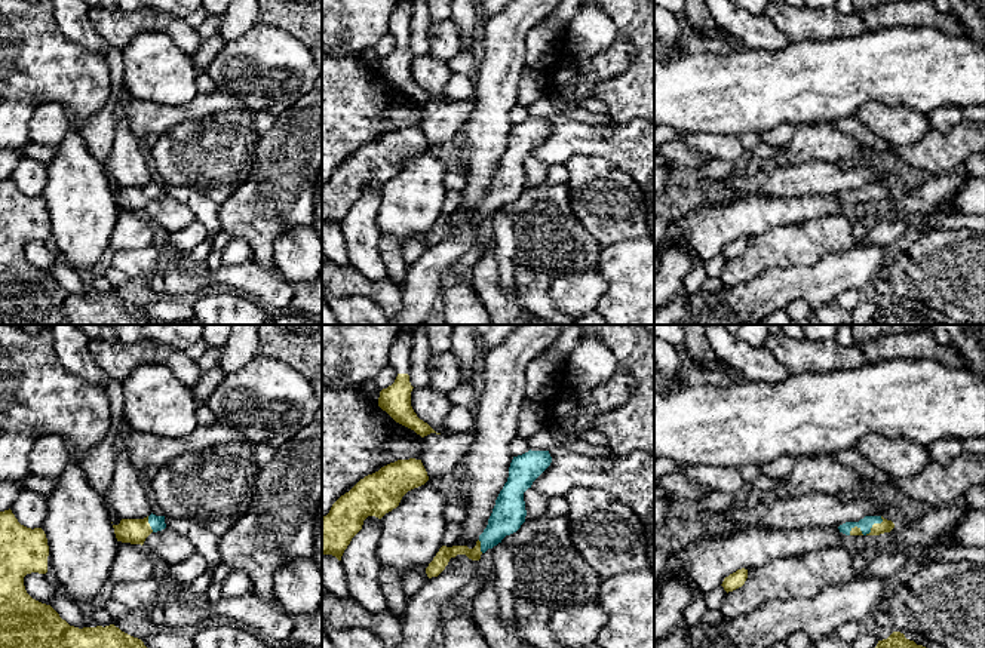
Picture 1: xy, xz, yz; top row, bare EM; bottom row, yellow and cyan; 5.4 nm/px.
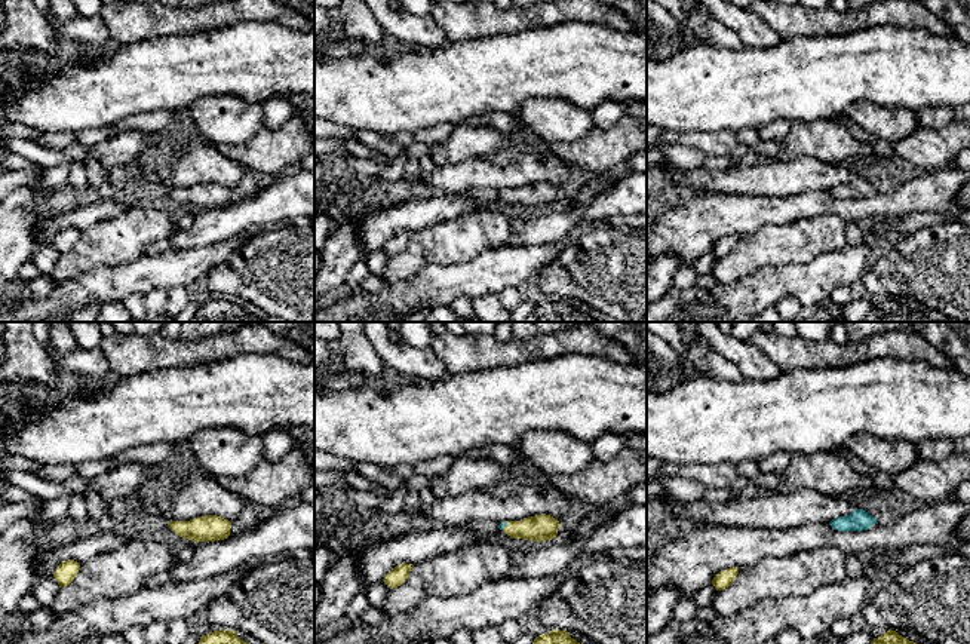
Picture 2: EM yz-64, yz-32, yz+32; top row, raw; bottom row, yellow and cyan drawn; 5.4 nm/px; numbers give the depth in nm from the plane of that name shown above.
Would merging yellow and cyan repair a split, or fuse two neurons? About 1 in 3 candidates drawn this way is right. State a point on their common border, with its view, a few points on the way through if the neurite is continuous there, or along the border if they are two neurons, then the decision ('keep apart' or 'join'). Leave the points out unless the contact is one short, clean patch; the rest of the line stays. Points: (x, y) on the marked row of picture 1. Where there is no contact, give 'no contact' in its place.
meets yellow in yz at (870, 533); runs through yz (886, 525), (877, 525), (870, 533), (865, 524); join

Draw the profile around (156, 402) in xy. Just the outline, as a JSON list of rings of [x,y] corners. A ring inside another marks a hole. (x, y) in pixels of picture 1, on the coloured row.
[[[142,363],[122,381],[125,397],[125,421],[134,432],[178,439],[190,434],[197,427],[197,400],[193,390],[177,380],[168,366]]]

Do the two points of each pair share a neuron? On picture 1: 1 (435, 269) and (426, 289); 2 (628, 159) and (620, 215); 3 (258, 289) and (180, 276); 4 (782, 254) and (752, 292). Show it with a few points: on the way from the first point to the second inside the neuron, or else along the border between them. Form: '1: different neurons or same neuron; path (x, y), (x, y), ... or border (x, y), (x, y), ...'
1: same neuron; path (430, 273), (426, 278), (426, 285)
2: different neurons; border (595, 156), (601, 156), (625, 171), (638, 186)
3: same neuron; path (239, 279), (199, 279)
4: different neurons; border (804, 264), (766, 269), (739, 285)

